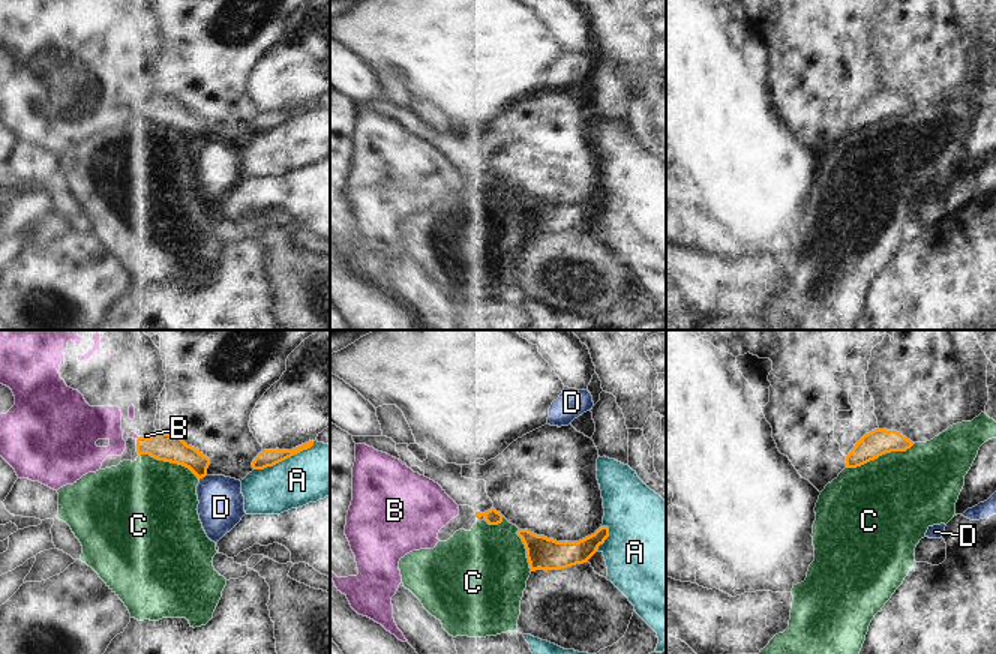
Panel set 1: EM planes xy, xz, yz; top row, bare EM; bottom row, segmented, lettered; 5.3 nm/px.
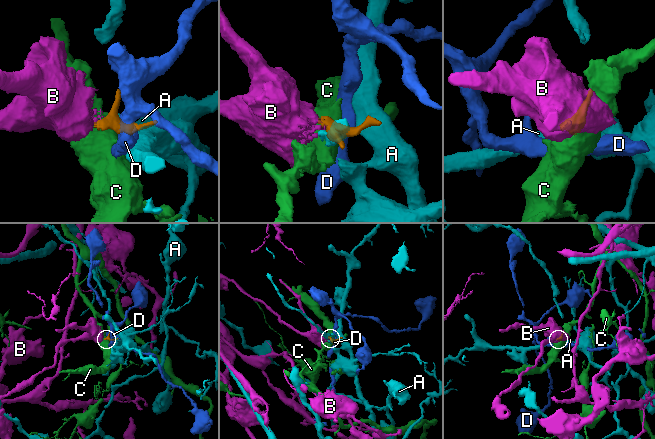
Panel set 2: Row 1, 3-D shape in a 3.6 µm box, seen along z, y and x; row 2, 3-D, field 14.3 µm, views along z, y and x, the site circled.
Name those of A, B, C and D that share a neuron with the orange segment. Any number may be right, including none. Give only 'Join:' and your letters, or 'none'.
Join: none

